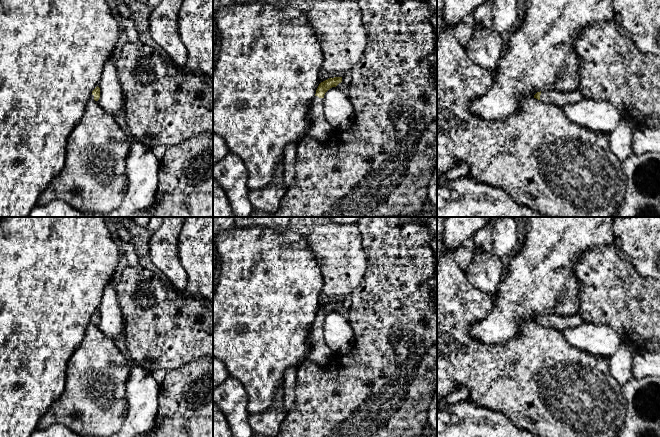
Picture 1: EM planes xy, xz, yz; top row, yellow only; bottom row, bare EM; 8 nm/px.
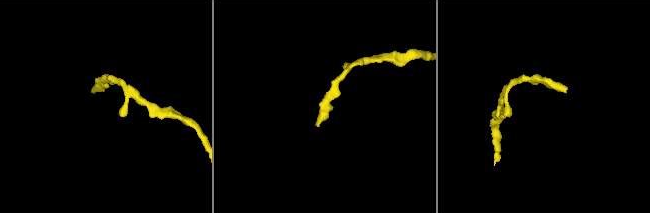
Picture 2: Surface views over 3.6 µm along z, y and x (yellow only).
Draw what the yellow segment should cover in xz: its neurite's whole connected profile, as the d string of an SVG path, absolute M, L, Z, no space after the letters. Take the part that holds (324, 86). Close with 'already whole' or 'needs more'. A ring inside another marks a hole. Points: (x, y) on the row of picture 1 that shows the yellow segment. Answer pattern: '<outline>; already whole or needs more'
M334 77L319 84L315 97L311 103L311 125L304 137L313 137L320 141L326 141L332 134L334 134L331 125L327 122L324 116L323 98L330 88L336 87L341 82L342 77Z; needs more

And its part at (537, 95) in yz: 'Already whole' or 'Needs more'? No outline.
Needs more

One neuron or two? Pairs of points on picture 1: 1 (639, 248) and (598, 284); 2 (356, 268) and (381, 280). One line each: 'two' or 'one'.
1: two
2: two

